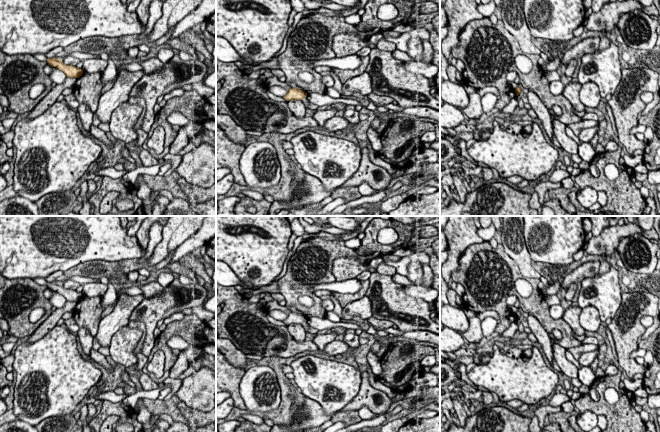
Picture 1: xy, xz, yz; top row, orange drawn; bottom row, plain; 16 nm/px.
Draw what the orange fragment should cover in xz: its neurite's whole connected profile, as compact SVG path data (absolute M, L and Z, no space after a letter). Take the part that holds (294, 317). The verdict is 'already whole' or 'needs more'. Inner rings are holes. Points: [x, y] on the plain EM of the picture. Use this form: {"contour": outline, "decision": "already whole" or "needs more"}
{"contour": "M291 312L288 317L283 321L286 325L290 324L301 324L305 330L309 329L309 324L307 323L307 317L299 312Z", "decision": "needs more"}

